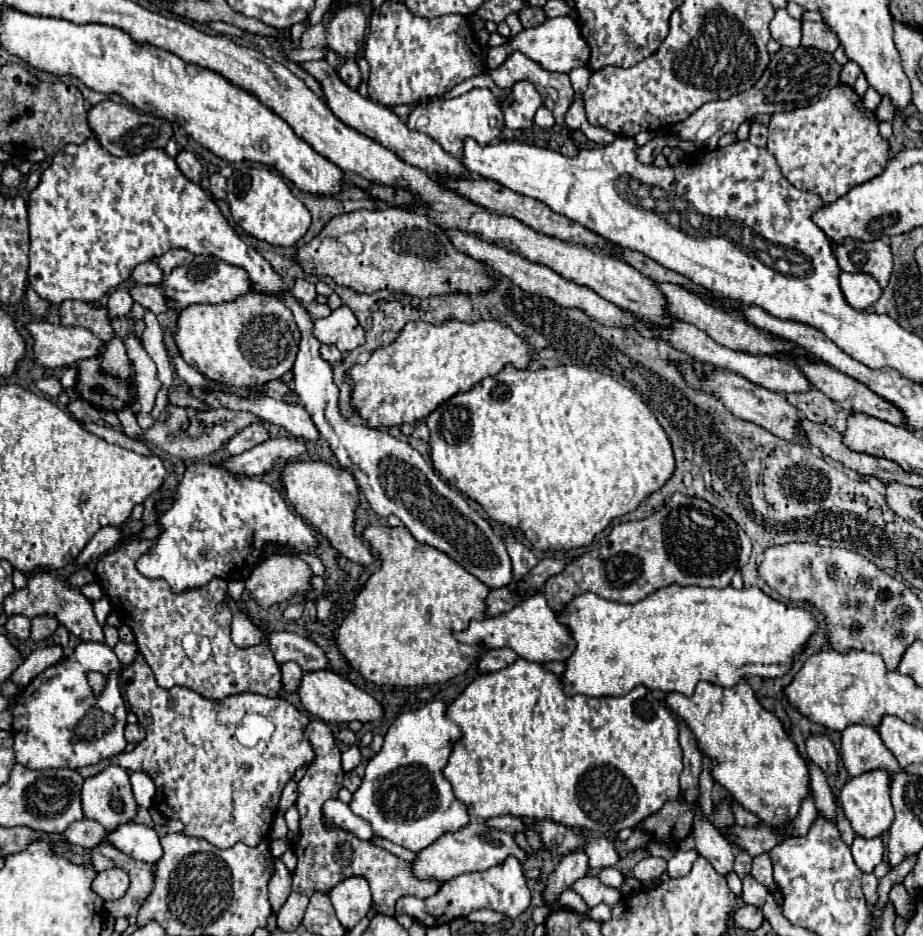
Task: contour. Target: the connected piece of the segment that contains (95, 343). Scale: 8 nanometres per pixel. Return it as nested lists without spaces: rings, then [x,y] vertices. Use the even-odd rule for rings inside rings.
[[[46,320],[26,324],[34,338],[34,362],[44,368],[70,366],[82,358],[100,354],[102,340],[86,328],[64,328]]]

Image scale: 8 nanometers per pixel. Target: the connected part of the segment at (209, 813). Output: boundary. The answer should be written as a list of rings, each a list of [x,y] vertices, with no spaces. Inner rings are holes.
[[[140,652],[136,654],[134,662],[122,670],[122,680],[126,684],[124,692],[126,692],[130,710],[138,716],[140,726],[146,730],[146,738],[140,744],[136,744],[132,752],[106,758],[94,766],[84,766],[78,772],[84,778],[90,778],[102,772],[110,764],[122,766],[128,772],[136,772],[138,760],[140,760],[144,772],[156,784],[156,794],[152,802],[154,808],[164,818],[180,820],[184,824],[182,834],[204,838],[216,848],[230,848],[236,842],[256,846],[262,838],[266,838],[270,832],[272,820],[276,816],[274,812],[278,808],[282,788],[300,766],[312,764],[314,760],[314,750],[310,742],[304,738],[304,728],[310,722],[308,716],[298,712],[296,706],[292,706],[284,698],[268,698],[260,694],[232,694],[230,698],[214,702],[182,686],[162,690],[156,684],[156,678]],[[265,718],[274,724],[274,728],[262,726]]]

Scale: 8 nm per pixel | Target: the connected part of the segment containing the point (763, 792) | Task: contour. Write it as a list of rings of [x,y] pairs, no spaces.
[[[740,680],[732,688],[722,688],[710,682],[700,682],[696,686],[694,696],[686,698],[678,692],[670,692],[664,698],[664,704],[686,722],[686,726],[692,730],[696,744],[702,754],[706,754],[712,762],[712,778],[746,810],[756,814],[764,824],[768,826],[780,826],[792,816],[798,814],[800,802],[810,794],[808,782],[808,766],[802,754],[798,752],[798,746],[794,740],[784,732],[782,722],[768,710],[760,706],[760,702],[754,696],[754,690],[746,680]]]

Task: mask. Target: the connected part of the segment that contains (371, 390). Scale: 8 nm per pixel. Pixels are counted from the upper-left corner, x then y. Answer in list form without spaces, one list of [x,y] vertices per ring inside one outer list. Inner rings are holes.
[[[450,320],[440,326],[408,322],[392,344],[376,348],[366,364],[356,364],[346,372],[352,384],[350,404],[370,428],[416,424],[436,410],[436,406],[454,394],[470,390],[486,376],[498,374],[506,364],[526,368],[528,362],[528,342],[502,322],[480,320],[466,324]]]

